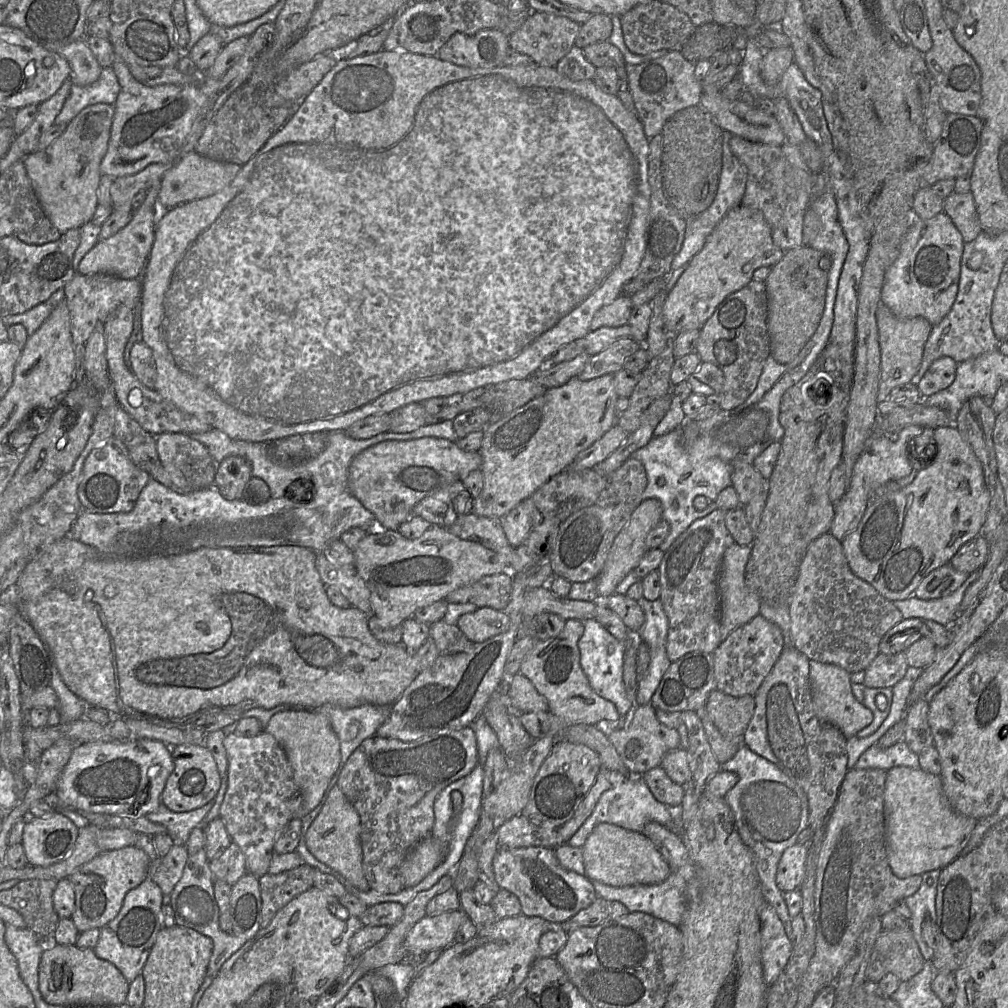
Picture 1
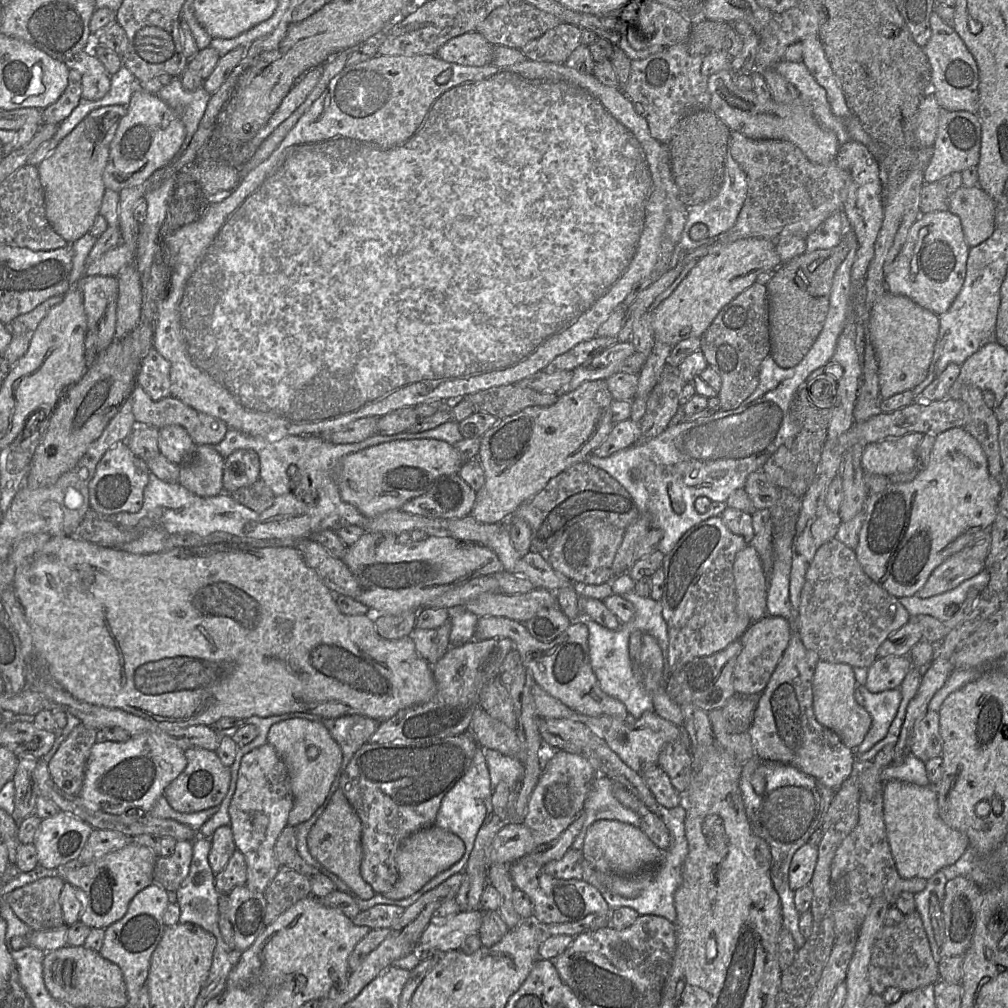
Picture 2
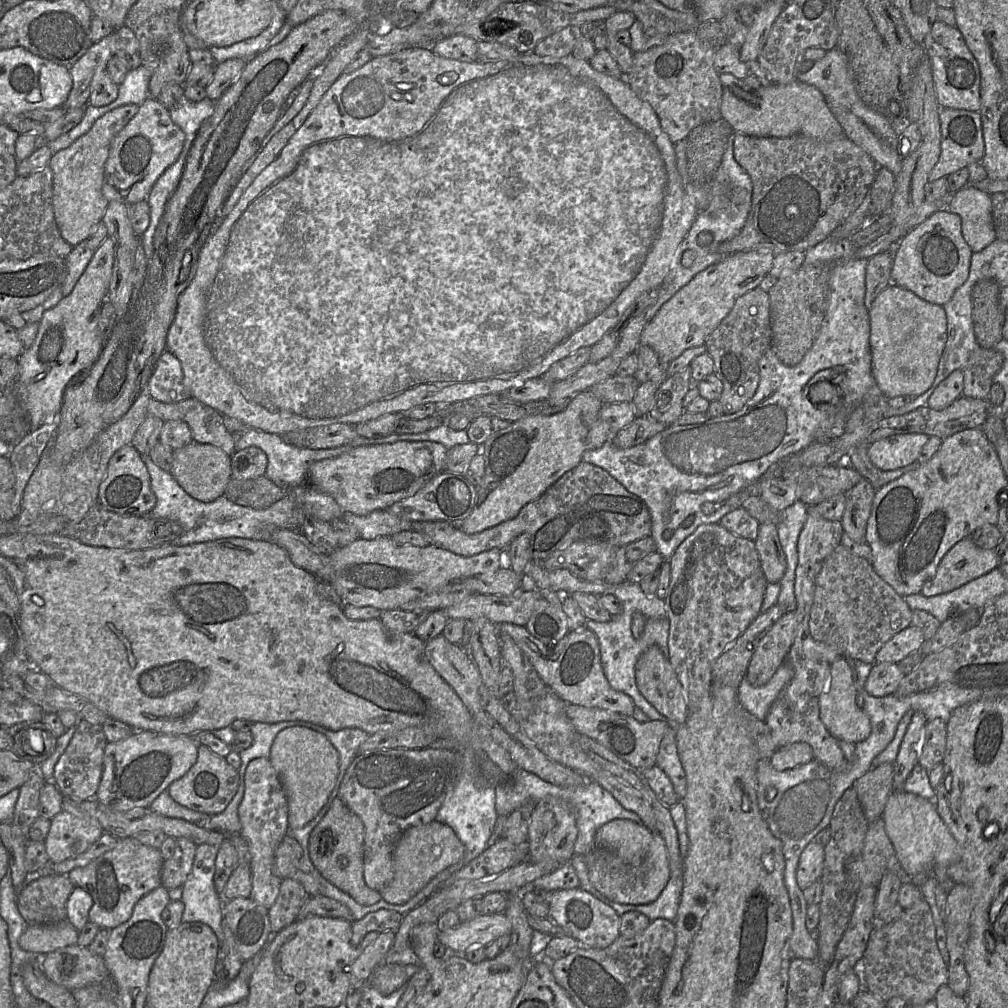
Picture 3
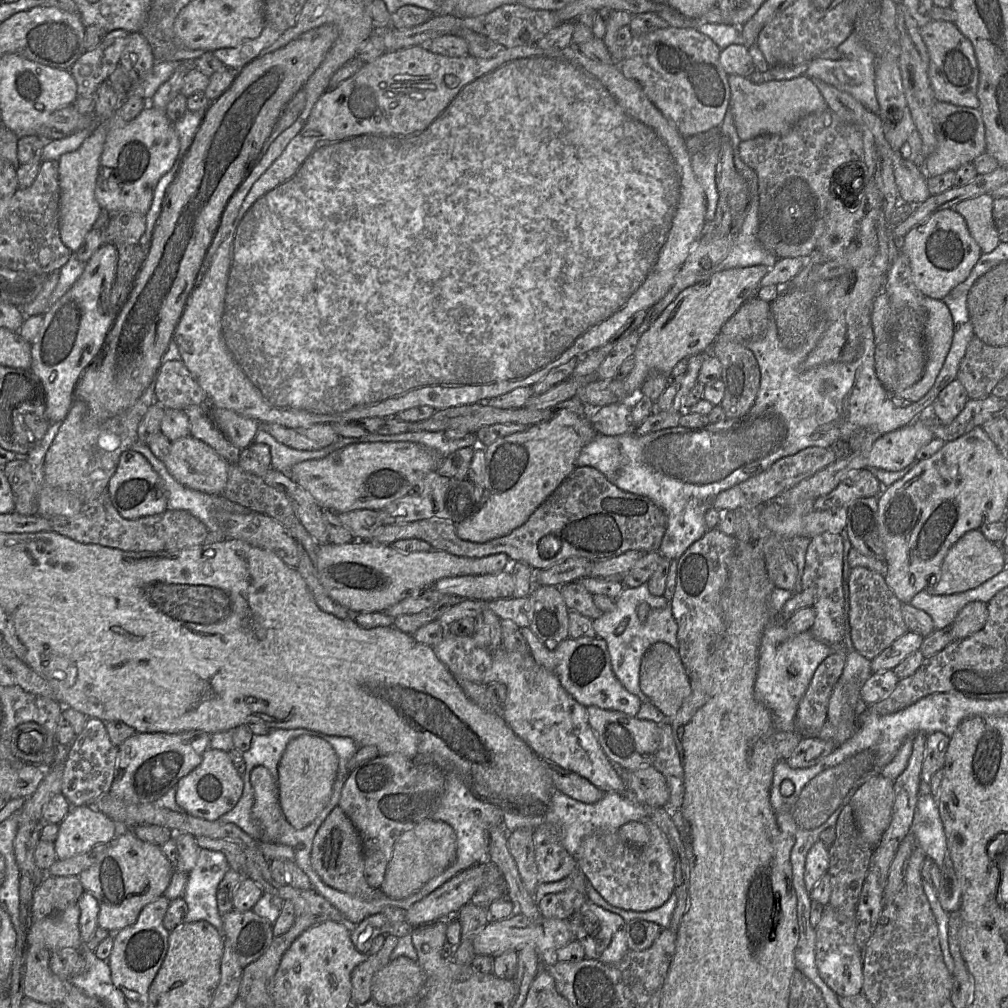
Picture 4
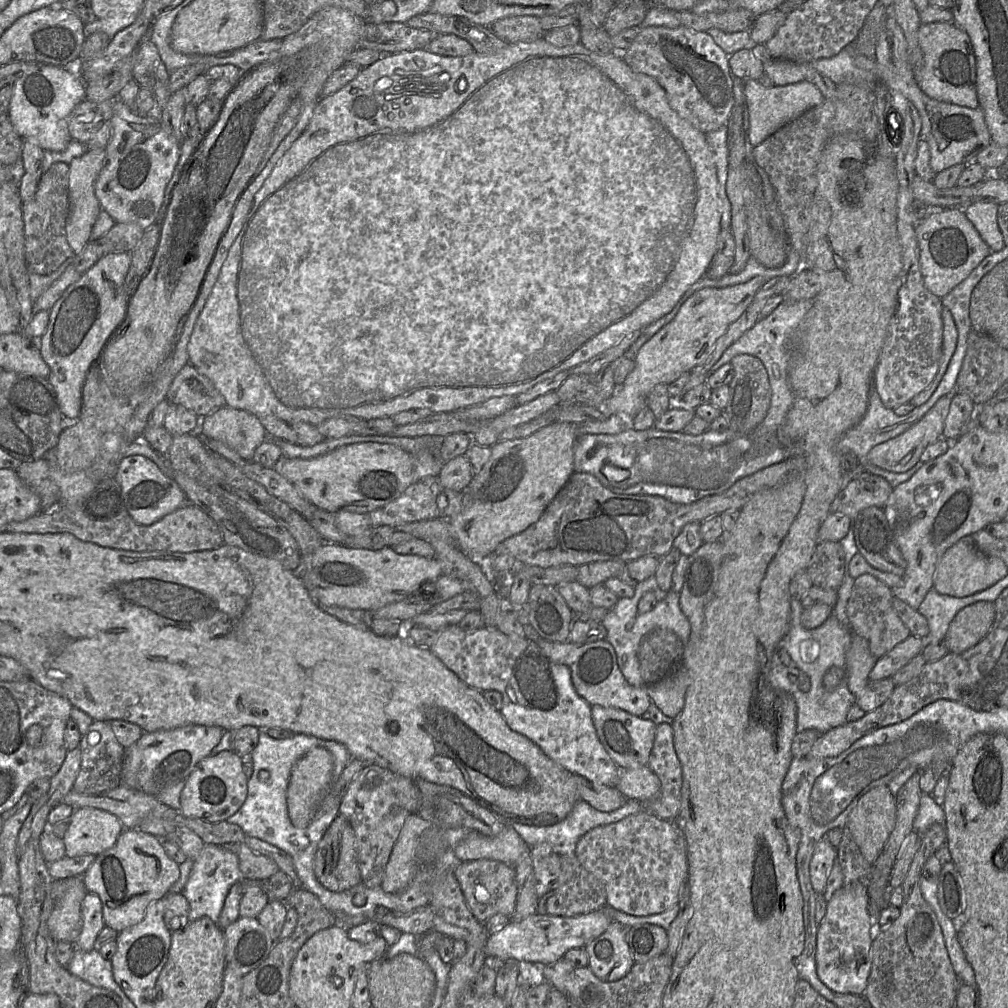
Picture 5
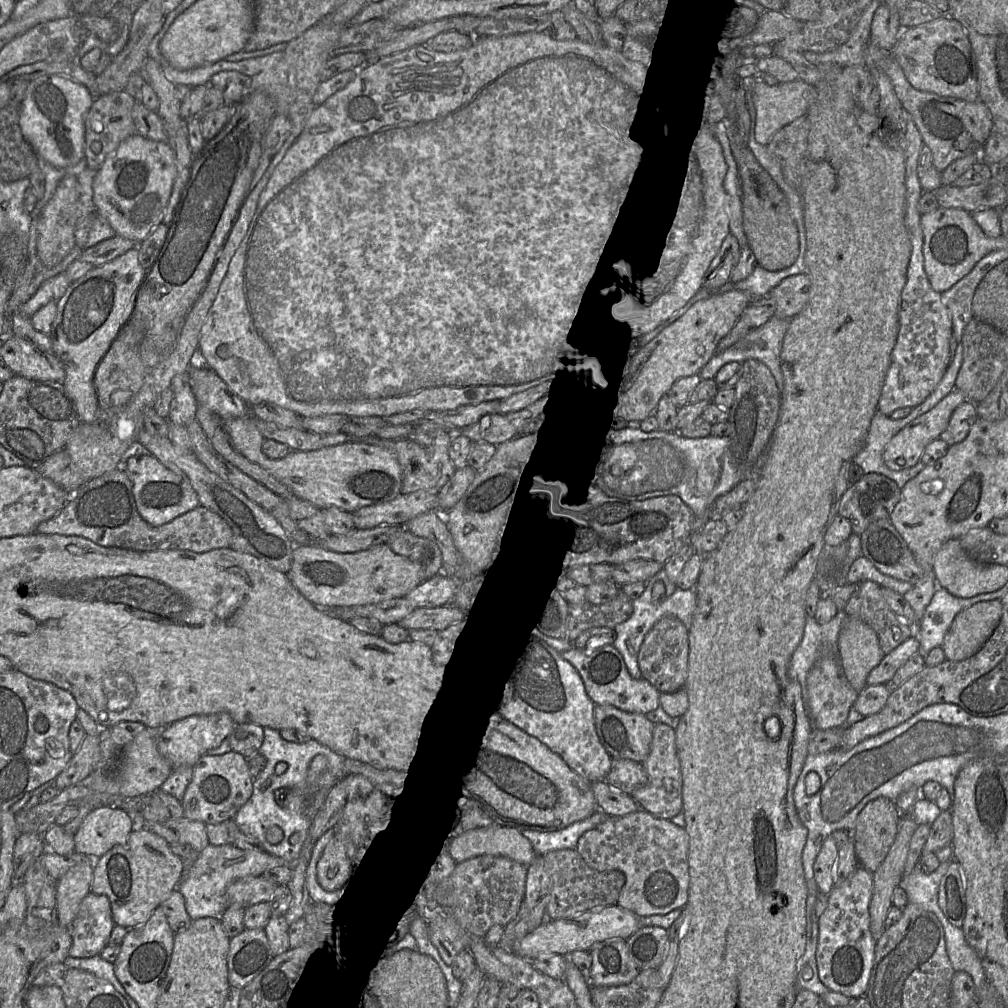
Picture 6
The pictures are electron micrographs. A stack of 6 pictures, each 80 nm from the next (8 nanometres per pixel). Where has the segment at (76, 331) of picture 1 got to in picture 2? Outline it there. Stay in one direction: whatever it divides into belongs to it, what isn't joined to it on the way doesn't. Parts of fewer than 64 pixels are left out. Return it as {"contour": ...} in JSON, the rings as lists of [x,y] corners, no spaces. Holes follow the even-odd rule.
{"contour":[[[83,275],[73,287],[82,293],[88,333],[97,327],[108,305],[117,300],[119,281],[115,276]]]}

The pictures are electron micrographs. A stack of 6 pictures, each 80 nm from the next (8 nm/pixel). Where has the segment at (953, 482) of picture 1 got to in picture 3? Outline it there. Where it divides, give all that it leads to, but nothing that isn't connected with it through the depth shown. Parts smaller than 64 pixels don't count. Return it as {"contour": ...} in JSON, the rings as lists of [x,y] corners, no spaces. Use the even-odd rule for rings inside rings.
{"contour":[[[981,428],[966,429],[945,438],[942,440],[939,450],[931,457],[927,463],[920,465],[916,470],[910,471],[902,475],[900,478],[891,481],[876,490],[873,498],[871,514],[867,522],[865,535],[865,542],[871,548],[872,557],[870,563],[873,569],[900,596],[905,597],[908,595],[920,593],[924,584],[934,577],[944,555],[956,543],[958,543],[963,538],[972,536],[972,534],[983,525],[996,525],[1000,508],[999,494],[1006,488],[1006,486],[1007,479],[1002,470],[997,452]]]}

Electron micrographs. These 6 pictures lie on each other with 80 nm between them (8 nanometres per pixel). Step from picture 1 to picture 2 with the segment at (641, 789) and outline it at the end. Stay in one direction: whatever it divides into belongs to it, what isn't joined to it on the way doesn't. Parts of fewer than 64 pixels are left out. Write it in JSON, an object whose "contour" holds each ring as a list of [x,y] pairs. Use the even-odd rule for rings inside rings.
{"contour":[[[598,776],[583,803],[585,820],[580,832],[575,837],[571,849],[581,851],[589,828],[599,820],[616,820],[640,827],[639,816],[629,808],[624,807],[613,795],[616,783],[608,777]]]}

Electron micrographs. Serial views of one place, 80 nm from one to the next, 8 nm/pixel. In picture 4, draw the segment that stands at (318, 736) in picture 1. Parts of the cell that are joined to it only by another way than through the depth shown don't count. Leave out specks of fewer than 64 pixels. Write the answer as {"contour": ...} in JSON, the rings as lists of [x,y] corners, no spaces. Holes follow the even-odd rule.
{"contour":[[[302,734],[288,743],[278,766],[278,789],[282,811],[294,828],[308,826],[325,807],[331,796],[338,768],[337,753],[323,738]]]}

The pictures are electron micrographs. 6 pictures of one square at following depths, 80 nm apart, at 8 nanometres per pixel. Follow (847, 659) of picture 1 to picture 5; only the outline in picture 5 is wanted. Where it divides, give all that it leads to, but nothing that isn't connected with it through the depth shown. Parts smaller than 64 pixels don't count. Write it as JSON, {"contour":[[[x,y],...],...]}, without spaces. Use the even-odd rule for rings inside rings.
{"contour":[[[862,574],[854,579],[846,610],[850,630],[853,635],[868,641],[870,652],[875,658],[885,655],[911,634],[896,613],[892,605],[893,598],[892,589],[870,574]]]}

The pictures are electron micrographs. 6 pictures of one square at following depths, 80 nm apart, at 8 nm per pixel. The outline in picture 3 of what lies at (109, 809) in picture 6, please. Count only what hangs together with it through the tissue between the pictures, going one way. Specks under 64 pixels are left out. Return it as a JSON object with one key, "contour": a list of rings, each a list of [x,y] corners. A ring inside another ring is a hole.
{"contour":[[[61,811],[51,819],[50,829],[44,840],[50,864],[80,855],[103,833],[104,830],[95,819]]]}

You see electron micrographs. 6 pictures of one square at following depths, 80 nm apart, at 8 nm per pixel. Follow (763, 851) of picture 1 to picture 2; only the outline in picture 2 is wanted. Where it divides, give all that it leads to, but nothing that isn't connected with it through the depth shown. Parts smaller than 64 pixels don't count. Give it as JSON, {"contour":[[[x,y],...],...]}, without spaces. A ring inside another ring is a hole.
{"contour":[[[759,757],[751,758],[743,764],[740,790],[752,831],[764,839],[770,847],[772,855],[770,877],[779,896],[783,926],[788,929],[796,948],[799,949],[805,944],[806,938],[803,937],[799,929],[800,913],[794,903],[795,892],[789,886],[789,867],[795,852],[808,843],[814,831],[821,828],[824,815],[836,790],[826,787],[796,767],[774,761],[765,761]],[[760,764],[765,766],[764,794],[758,794],[751,782],[751,776]]]}

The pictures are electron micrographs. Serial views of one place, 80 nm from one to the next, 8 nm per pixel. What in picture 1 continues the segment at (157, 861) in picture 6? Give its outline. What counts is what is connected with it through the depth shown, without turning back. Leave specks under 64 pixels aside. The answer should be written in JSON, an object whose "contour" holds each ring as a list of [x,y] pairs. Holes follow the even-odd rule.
{"contour":[[[135,845],[100,853],[82,865],[67,879],[75,892],[75,908],[71,915],[77,930],[82,933],[90,929],[101,929],[119,913],[125,895],[148,878],[150,866],[148,855]]]}

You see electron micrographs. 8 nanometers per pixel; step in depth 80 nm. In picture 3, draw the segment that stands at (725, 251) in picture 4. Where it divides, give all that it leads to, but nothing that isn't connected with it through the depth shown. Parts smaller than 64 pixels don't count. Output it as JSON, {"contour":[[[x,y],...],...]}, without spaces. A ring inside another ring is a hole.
{"contour":[[[732,132],[728,138],[721,165],[715,175],[713,183],[710,185],[710,203],[706,209],[699,211],[688,234],[676,249],[673,256],[672,268],[659,287],[659,296],[655,303],[645,312],[647,323],[652,320],[661,306],[690,282],[695,275],[707,267],[720,262],[725,256],[729,255],[720,253],[718,251],[719,245],[735,237],[746,222],[751,209],[752,181],[749,174],[735,160],[733,143],[734,132]],[[688,249],[695,250],[697,252],[697,258],[690,266],[682,268],[680,265],[681,255]]]}

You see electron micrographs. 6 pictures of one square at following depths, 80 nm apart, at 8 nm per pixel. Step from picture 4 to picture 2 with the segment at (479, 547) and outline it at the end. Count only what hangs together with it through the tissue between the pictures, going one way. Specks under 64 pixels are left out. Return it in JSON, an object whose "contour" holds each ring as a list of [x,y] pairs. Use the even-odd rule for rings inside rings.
{"contour":[[[582,461],[550,479],[539,493],[525,500],[512,517],[529,524],[531,551],[546,555],[569,527],[586,518],[597,518],[625,530],[639,515],[632,496],[616,479],[606,471]]]}

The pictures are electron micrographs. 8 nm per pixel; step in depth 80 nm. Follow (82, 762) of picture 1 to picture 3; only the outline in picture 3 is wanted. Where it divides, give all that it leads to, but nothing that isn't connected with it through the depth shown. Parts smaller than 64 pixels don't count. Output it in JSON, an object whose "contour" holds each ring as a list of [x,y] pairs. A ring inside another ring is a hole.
{"contour":[[[134,731],[129,737],[123,740],[113,743],[108,742],[104,750],[103,771],[95,799],[106,805],[107,807],[118,811],[130,811],[136,808],[149,808],[149,806],[160,795],[162,791],[164,791],[165,789],[167,790],[167,788],[173,781],[182,777],[195,764],[198,756],[199,745],[202,744],[197,743],[197,741],[193,737],[186,734],[165,734],[153,731]]]}

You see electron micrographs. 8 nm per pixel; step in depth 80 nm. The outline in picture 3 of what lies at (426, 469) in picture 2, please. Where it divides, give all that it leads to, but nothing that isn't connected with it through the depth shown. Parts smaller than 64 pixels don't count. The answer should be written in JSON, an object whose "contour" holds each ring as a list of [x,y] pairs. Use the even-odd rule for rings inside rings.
{"contour":[[[397,441],[354,447],[337,457],[313,462],[307,482],[330,495],[345,514],[366,515],[374,510],[388,509],[394,503],[414,495],[426,482],[445,471],[448,449],[434,441]]]}

